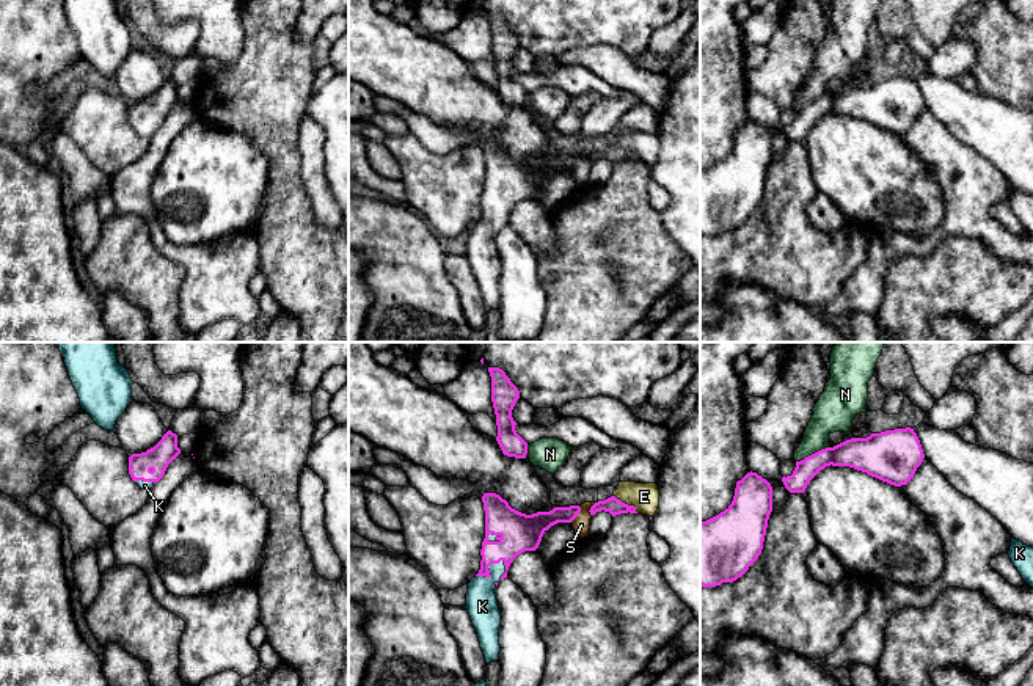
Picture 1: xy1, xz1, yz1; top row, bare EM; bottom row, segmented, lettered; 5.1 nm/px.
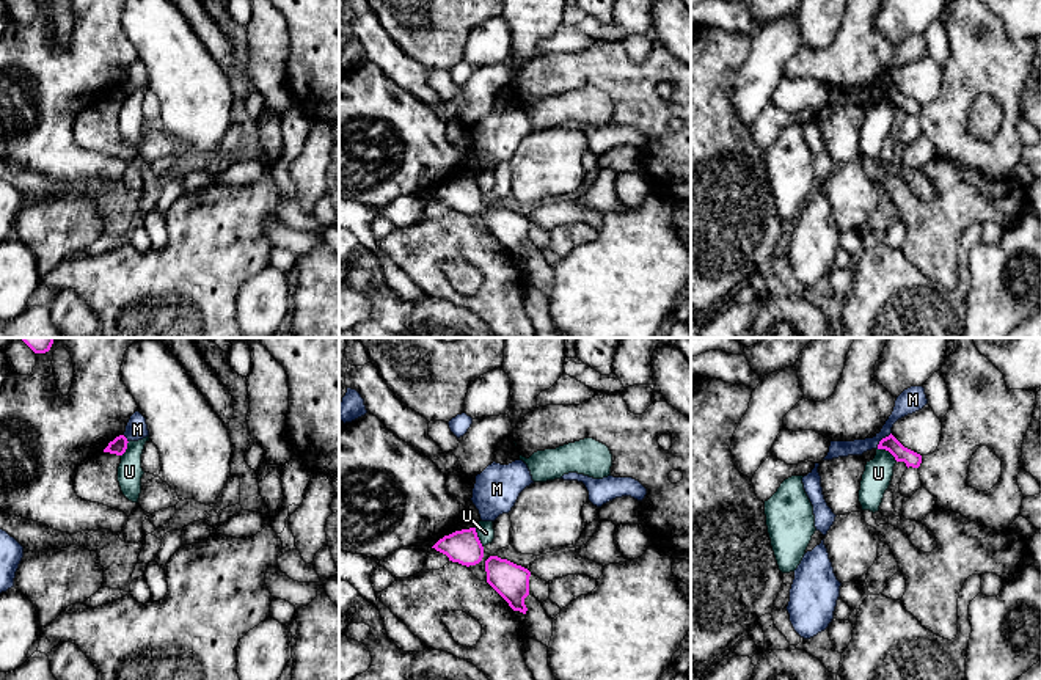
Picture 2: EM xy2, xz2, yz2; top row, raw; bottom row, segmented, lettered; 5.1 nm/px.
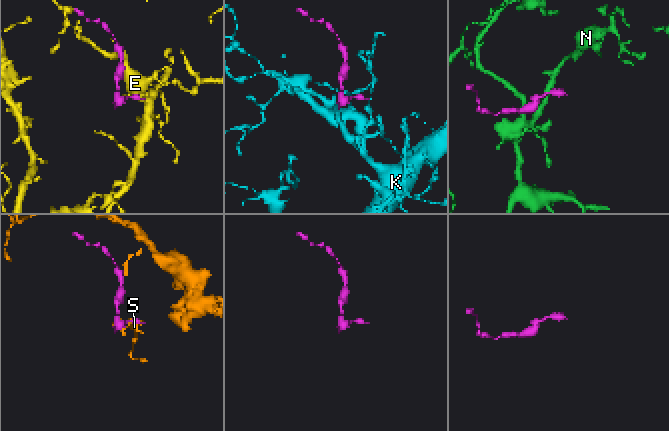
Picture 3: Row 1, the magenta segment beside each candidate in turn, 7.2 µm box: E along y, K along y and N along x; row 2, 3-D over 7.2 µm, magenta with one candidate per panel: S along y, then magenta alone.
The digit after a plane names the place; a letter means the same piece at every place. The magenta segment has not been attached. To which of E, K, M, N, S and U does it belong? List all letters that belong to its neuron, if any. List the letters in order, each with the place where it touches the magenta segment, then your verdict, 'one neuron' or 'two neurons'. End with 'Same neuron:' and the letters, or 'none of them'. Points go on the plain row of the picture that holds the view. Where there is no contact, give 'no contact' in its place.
E: xz1 (627, 153) | two neurons
K: xz1 (489, 218) | one neuron
M: yz2 (881, 88) | two neurons
N: yz1 (812, 102) | two neurons
S: xz1 (578, 160) | two neurons
U: yz2 (887, 98) | two neurons
Same neuron: K

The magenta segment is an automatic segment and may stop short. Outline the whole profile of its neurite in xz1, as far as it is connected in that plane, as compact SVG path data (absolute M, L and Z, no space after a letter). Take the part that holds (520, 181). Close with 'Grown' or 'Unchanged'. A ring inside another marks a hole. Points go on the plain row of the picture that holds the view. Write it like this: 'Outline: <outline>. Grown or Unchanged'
Outline: M484 141L485 187L480 198L480 218L468 232L466 254L476 276L487 312L499 308L501 259L495 237L507 226L513 207L535 199L543 182L557 171L571 171L579 154L554 155L549 160L521 162L496 141Z. Grown

